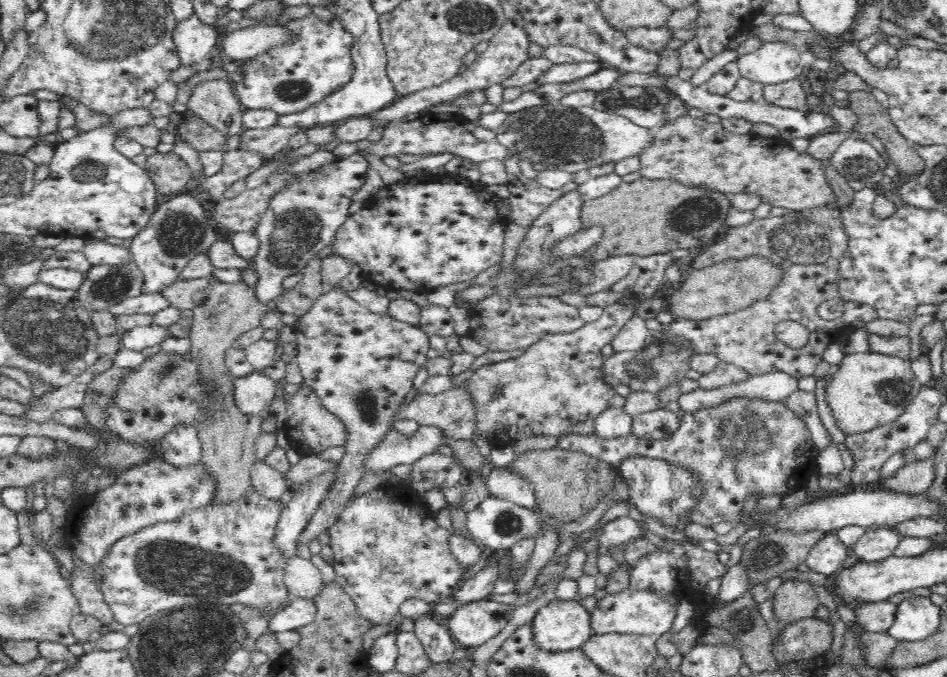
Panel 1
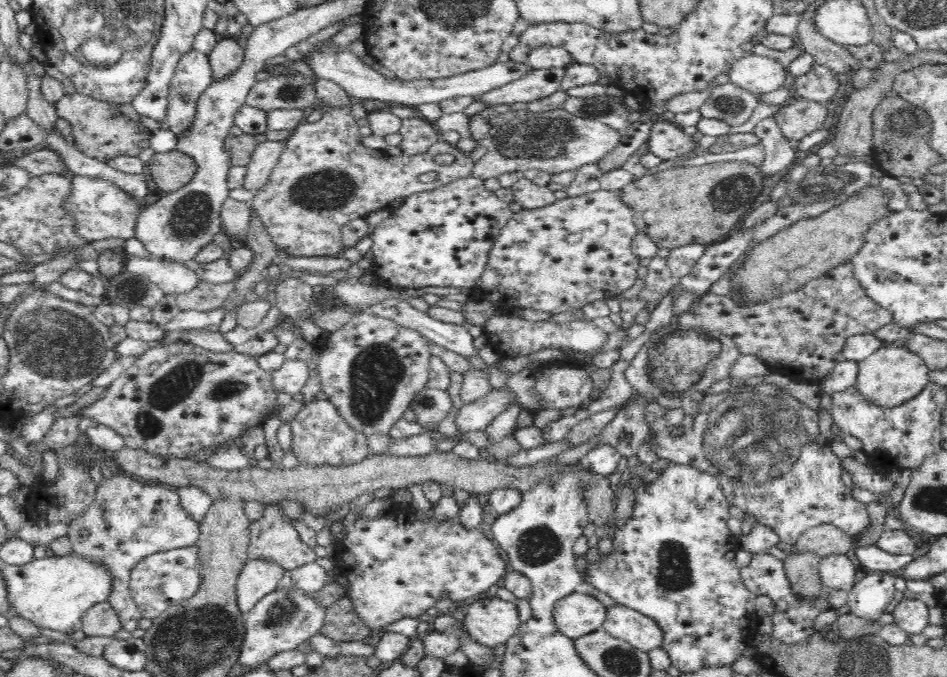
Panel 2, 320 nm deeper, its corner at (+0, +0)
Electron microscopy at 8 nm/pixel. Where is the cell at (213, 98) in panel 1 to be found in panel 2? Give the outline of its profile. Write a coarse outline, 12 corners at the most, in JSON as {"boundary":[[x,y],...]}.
{"boundary":[[219,38],[209,52],[212,78],[232,76],[244,62],[245,49]]}

